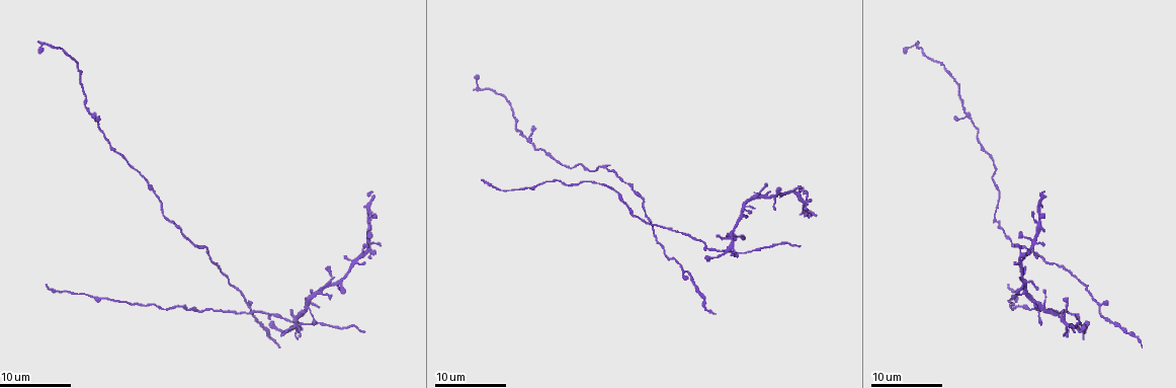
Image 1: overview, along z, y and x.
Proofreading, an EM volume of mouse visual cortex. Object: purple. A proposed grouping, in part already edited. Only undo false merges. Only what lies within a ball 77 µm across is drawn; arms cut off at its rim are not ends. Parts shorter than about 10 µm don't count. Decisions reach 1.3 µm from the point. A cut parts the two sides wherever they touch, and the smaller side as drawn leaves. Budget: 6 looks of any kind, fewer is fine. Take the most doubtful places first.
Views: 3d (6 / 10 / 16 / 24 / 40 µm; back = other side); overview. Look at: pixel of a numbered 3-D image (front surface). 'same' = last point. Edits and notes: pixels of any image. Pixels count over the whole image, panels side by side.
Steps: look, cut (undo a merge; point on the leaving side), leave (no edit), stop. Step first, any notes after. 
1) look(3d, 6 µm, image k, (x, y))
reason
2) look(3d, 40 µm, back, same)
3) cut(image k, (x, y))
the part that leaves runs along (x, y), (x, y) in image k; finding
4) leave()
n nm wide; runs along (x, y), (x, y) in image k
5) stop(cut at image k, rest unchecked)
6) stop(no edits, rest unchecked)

look(3d, 16 µm, image 1, (1079, 330))
four or more arms meet

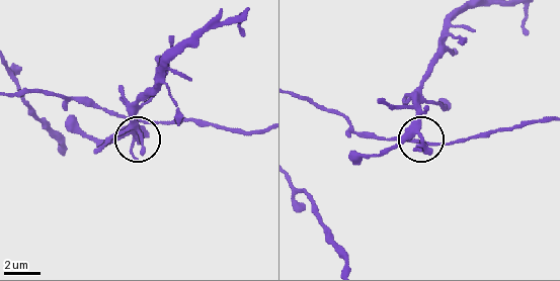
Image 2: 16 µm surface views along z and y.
leave()
one neuron here

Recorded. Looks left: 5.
look(3d, 10 µm, image 1, (787, 191))
thick turns thin

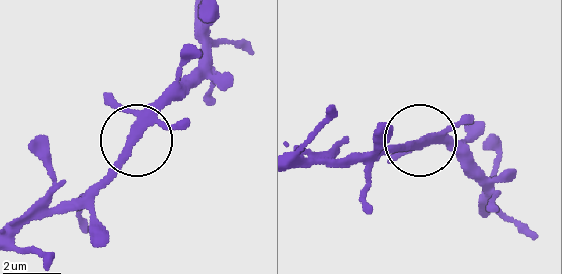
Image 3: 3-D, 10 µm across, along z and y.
leave()
240 nm wide; runs along (16, 233), (74, 203), (132, 146), (147, 109), (180, 76) in image 3; all the same neuron

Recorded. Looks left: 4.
look(3d, 10 µm, image 1, (199, 312))
calibre changes

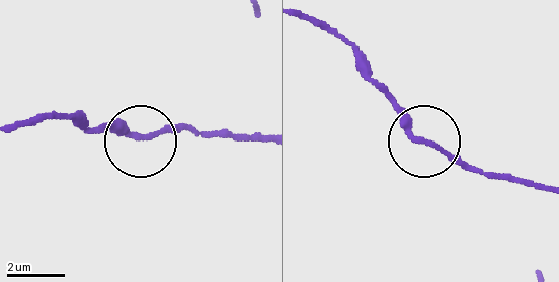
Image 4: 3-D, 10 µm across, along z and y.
leave()
140 nm wide; runs along (261, 137), (82, 130) in image 4; continuous, no second neuron

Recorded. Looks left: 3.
stop(no edits, rest unchecked)

